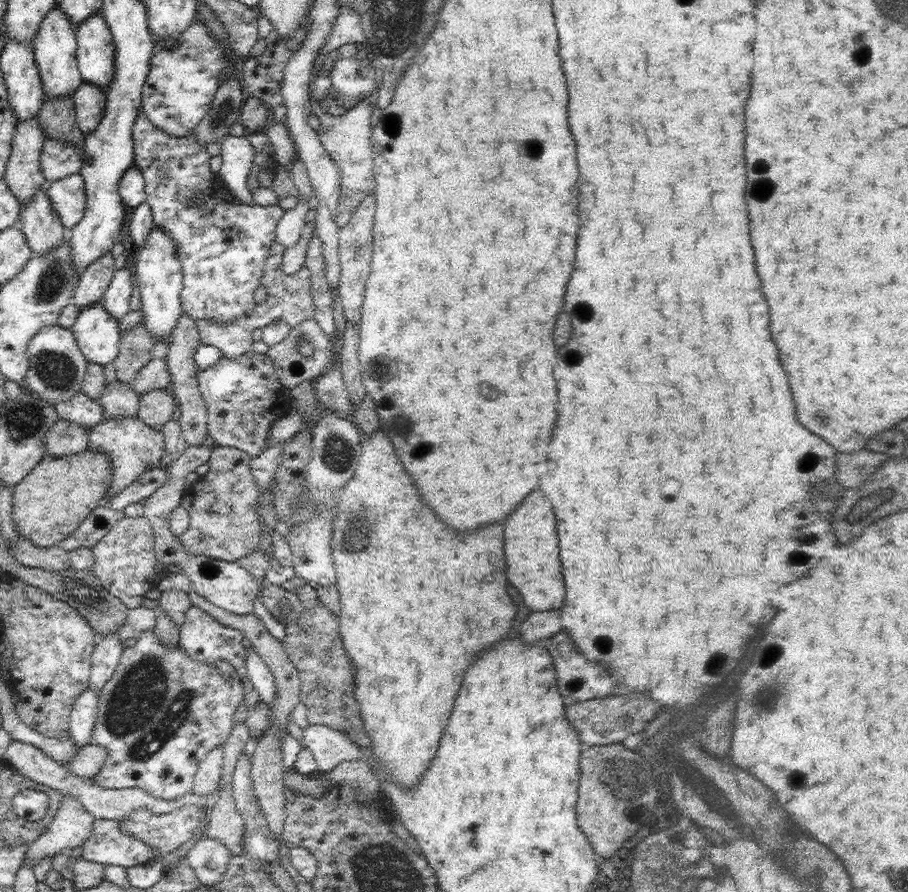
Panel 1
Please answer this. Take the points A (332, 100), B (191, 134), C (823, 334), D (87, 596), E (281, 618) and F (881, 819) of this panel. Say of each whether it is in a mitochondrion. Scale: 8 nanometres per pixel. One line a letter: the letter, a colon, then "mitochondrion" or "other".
A: mitochondrion
B: other
C: other
D: mitochondrion
E: other
F: other

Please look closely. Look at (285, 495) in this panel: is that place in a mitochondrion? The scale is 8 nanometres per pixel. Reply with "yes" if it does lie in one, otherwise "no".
yes

